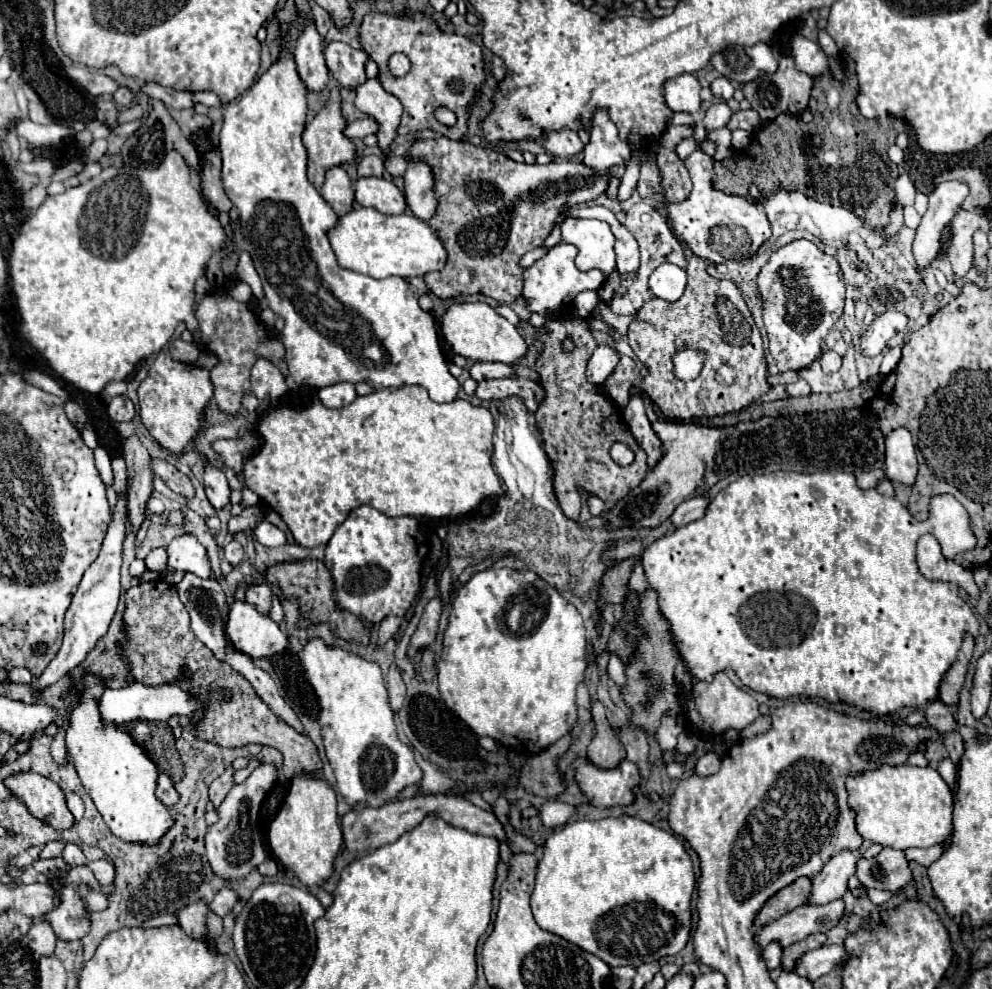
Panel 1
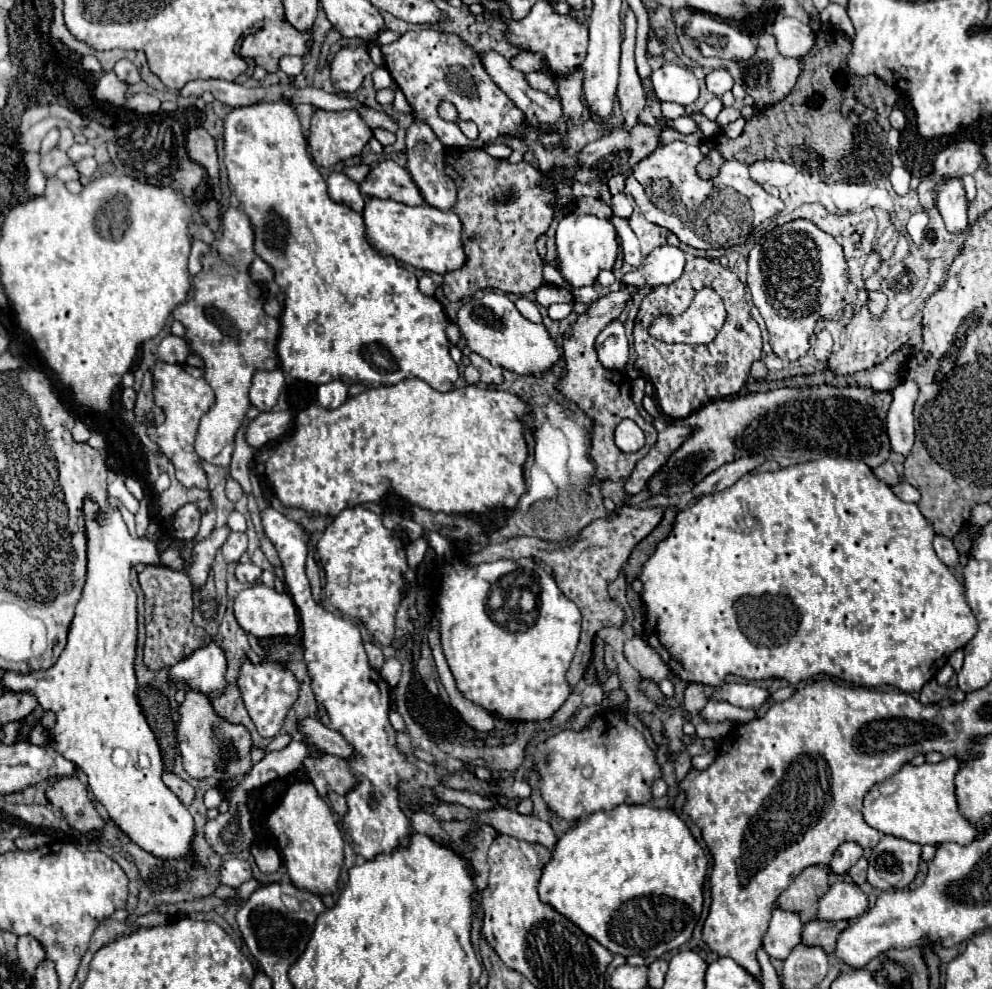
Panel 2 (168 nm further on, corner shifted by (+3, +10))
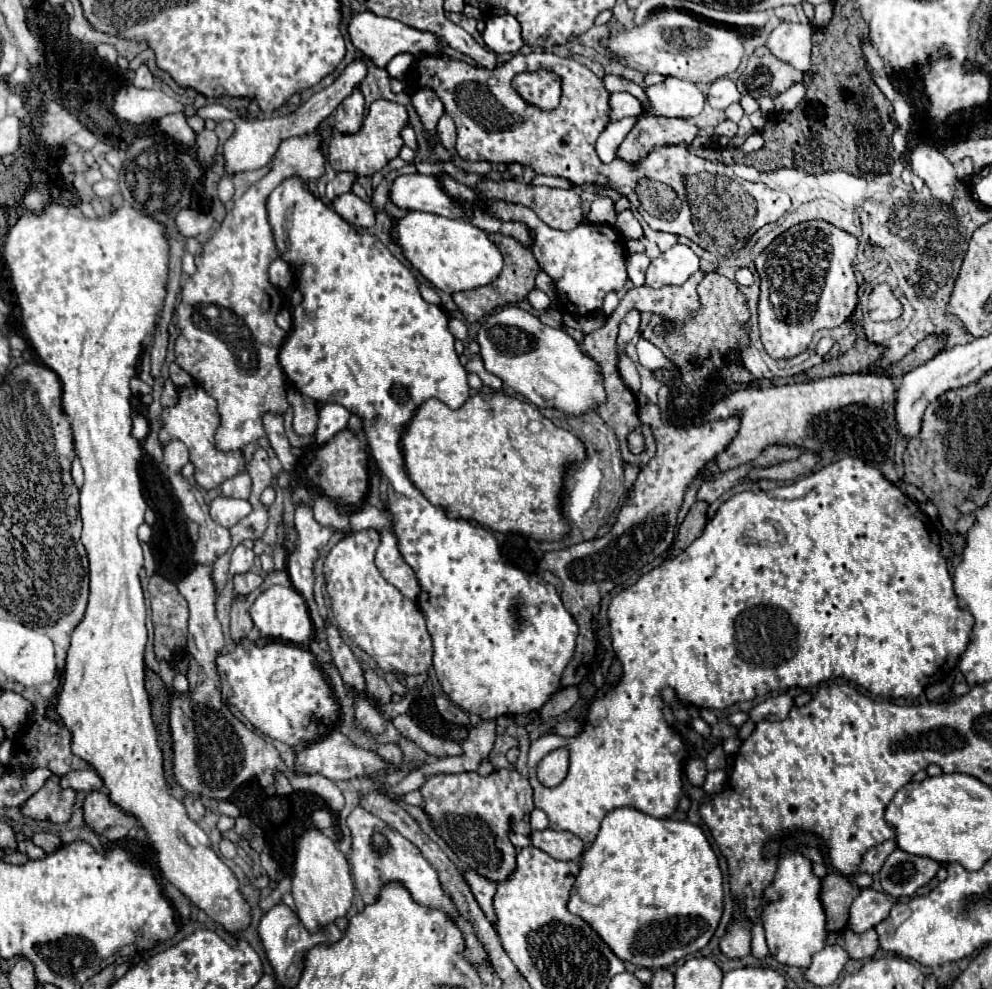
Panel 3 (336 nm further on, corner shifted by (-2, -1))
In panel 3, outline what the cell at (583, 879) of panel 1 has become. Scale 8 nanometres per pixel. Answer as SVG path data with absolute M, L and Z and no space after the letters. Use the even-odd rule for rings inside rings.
M621 807L611 811L603 823L601 823L601 831L595 839L595 843L591 843L591 847L583 853L581 857L581 871L577 875L573 893L571 893L571 901L567 905L567 909L583 919L587 919L587 923L591 923L591 927L595 927L595 931L601 935L601 939L611 947L611 951L623 959L629 961L637 967L647 967L647 969L661 969L661 967L669 967L671 963L679 961L697 953L699 949L707 947L707 943L711 941L715 929L719 927L721 915L723 915L723 873L719 869L719 859L715 855L715 851L711 849L711 843L707 841L703 829L699 825L693 825L689 821L675 821L675 819L655 819L651 815L645 815L633 807Z

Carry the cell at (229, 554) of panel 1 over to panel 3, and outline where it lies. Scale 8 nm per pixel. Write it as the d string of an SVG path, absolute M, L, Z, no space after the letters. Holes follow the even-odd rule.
M237 545L231 553L231 575L237 575L237 573L247 573L253 565L253 559L255 559L255 553L253 549L247 549L243 545Z

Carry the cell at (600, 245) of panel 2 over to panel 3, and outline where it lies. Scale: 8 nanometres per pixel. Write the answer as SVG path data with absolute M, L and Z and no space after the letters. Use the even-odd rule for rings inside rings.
M493 201L489 213L497 219L511 217L511 221L525 221L535 233L533 255L539 267L553 279L557 291L557 309L567 315L585 317L603 307L603 297L611 291L619 291L627 281L625 269L625 243L619 231L611 225L579 225L571 231L559 231L545 225L529 207L511 205L505 201Z

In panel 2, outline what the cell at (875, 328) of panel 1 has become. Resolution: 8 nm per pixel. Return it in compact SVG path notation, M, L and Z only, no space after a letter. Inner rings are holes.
M870 292L868 294L868 312L874 318L880 318L886 312L886 306L888 306L888 298L882 292Z

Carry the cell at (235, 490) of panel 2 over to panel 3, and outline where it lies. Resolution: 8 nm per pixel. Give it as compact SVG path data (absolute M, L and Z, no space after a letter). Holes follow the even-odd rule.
M239 473L221 483L221 491L225 495L235 495L237 499L249 499L249 489L251 489L251 477L247 473Z

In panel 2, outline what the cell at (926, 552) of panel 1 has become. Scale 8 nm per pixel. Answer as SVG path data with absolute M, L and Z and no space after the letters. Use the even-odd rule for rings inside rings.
M936 536L934 538L934 550L936 550L938 558L948 568L956 568L958 566L958 552L956 552L956 548L954 548L954 544L950 540L946 540L944 536Z

